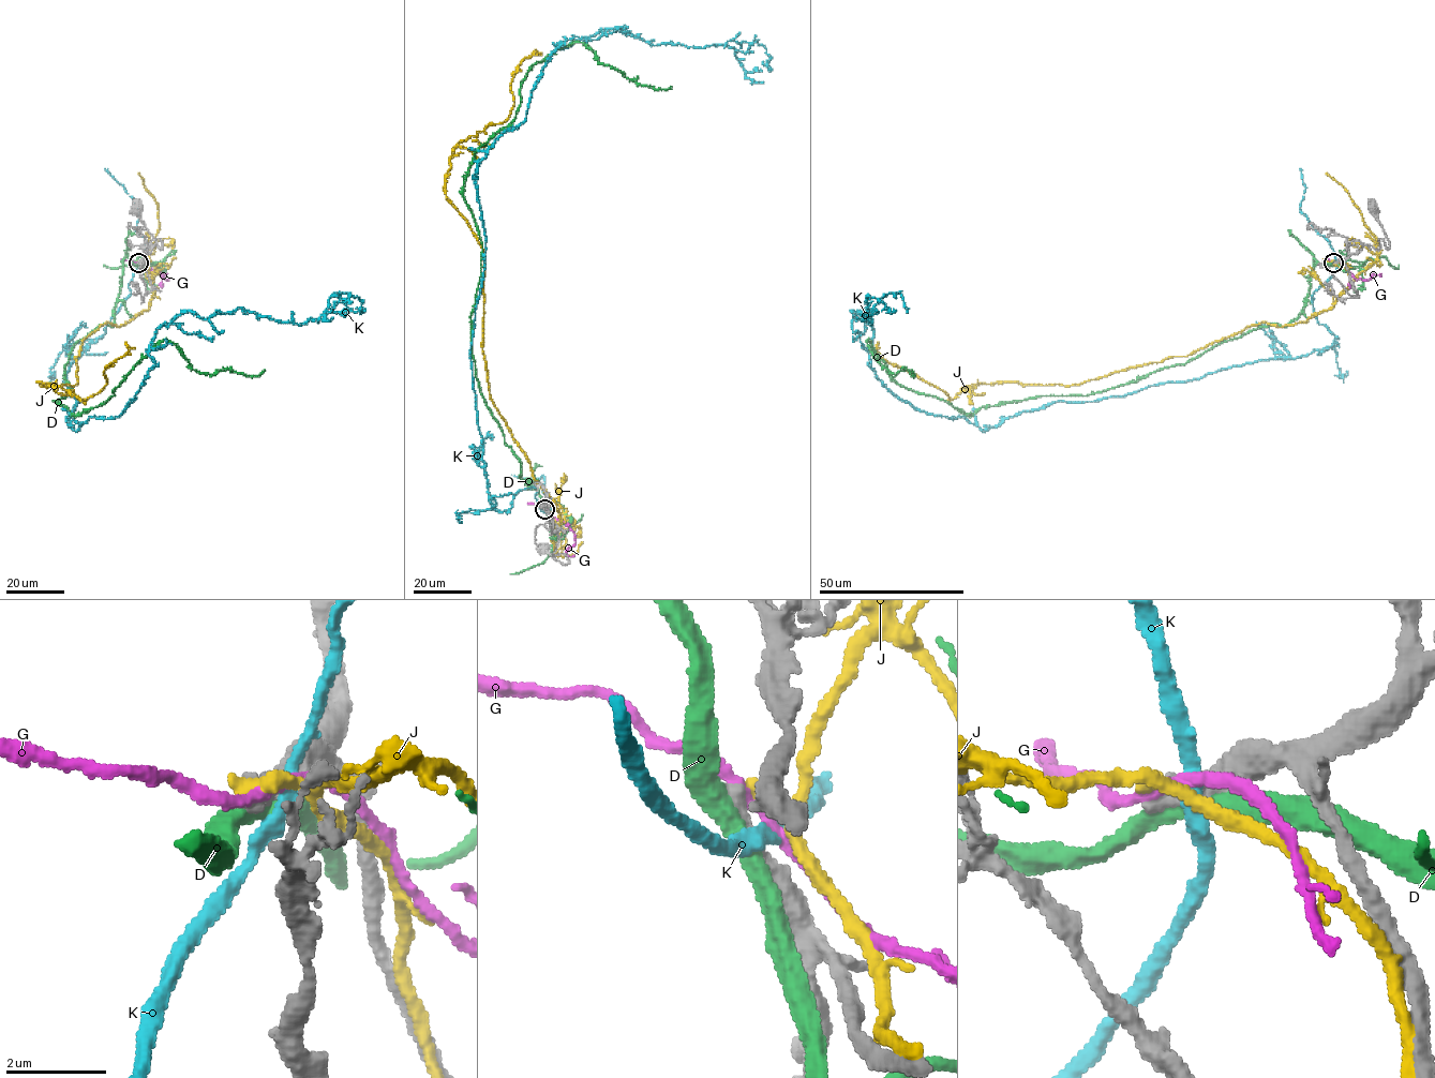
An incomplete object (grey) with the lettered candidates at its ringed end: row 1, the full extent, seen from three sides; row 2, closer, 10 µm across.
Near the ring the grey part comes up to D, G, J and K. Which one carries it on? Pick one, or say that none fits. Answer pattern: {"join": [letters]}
{"join": []}

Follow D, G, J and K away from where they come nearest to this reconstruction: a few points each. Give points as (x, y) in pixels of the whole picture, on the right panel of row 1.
D: (1335, 261), (1314, 257), (1286, 325), (1087, 395), (967, 414), (902, 387), (867, 341), (891, 373), (912, 369)
G: (1334, 263), (1339, 261), (1356, 280), (1369, 280), (1380, 273)
J: (1334, 261), (1349, 284), (1305, 320), (1247, 326), (1079, 384), (980, 384), (948, 399), (887, 362), (879, 342)
K: (1336, 261), (1312, 296), (1328, 348), (982, 430), (877, 376), (853, 318), (871, 324), (866, 296), (894, 310)

